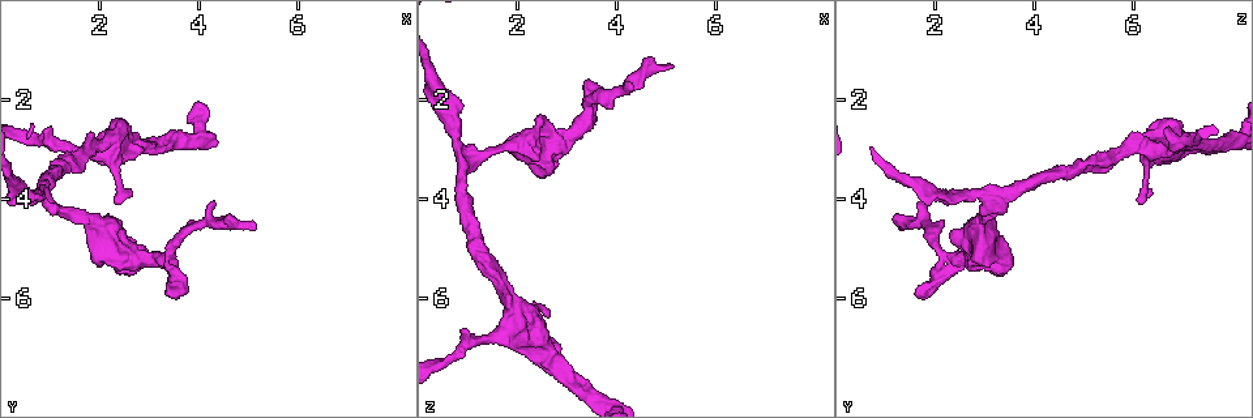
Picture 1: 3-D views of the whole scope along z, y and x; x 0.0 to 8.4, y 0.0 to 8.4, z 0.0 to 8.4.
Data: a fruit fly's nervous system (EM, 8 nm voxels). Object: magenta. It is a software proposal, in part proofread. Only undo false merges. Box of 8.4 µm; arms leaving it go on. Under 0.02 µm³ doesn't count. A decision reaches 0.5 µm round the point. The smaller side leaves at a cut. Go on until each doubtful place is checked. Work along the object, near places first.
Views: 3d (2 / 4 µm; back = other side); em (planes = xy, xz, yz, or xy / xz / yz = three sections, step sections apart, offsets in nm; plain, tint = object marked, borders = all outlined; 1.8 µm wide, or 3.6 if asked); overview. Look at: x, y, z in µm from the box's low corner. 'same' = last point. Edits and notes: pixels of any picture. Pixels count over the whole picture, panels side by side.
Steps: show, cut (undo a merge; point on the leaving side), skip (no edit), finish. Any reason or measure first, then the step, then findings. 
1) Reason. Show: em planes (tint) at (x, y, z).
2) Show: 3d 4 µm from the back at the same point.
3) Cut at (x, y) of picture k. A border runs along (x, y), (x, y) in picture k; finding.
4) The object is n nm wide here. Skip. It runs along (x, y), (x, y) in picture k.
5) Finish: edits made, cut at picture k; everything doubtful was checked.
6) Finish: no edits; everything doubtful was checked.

Branch point. Show: em 3.6 µm planes (tint) at (2.35, 5.00, 2.90).

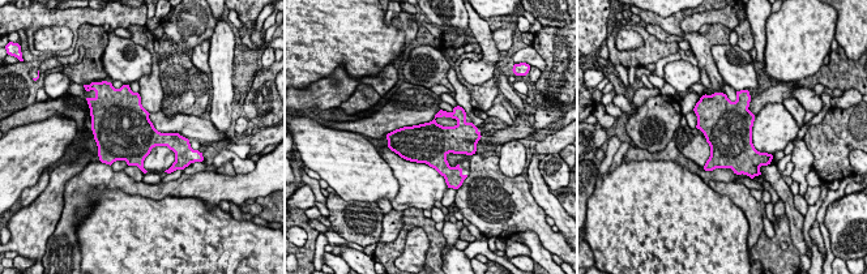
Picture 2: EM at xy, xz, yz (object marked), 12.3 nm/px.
The object is 500 nm wide here. Skip. Continuous, no second cell.

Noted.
Show: em xy step 16 (tint) at (3.35, 5.20, 2.45).

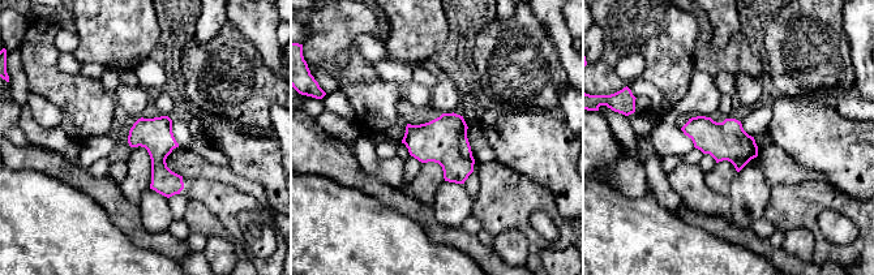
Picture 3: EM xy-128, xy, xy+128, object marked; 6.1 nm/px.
Another direction. Show: em xz step 16 (tint) at the same point.

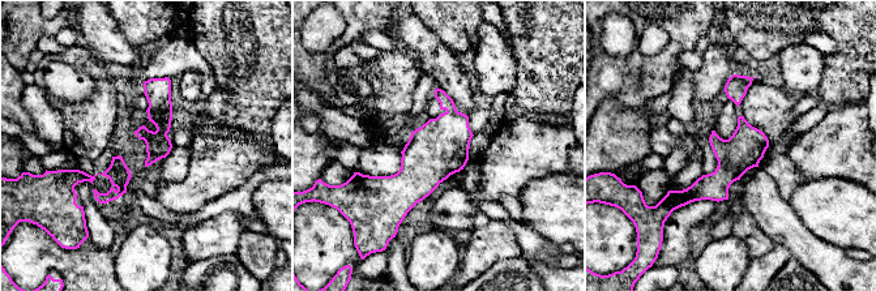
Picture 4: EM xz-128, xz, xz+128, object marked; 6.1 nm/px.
Skip. It runs along (764, 140), (712, 187), (675, 196) in picture 4; continuous, no second cell.

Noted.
Abrupt turn. Show: 3d 2 µm at (1.15, 4.25, 3.20).

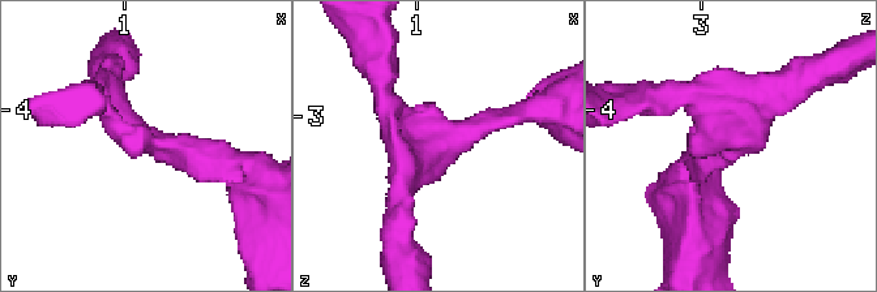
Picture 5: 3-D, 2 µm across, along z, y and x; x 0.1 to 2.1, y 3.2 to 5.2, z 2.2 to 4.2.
3 arms meet here; the arms are 200, 200, 220 nm wide. Show: em yz step 16 (tint) at (1.12, 4.20, 3.18).

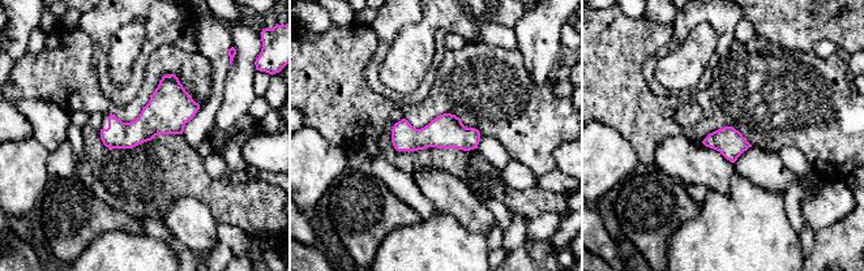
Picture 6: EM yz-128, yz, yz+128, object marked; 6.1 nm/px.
Show: em planes (tint) at the same point.

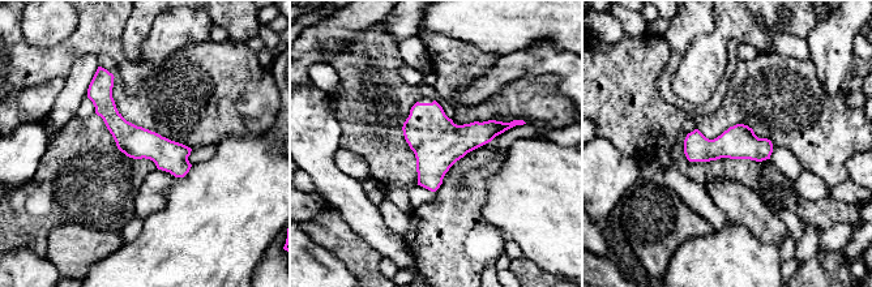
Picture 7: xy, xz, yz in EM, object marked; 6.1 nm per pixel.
Skip. It runs along (103, 80), (110, 115), (180, 174) in picture 7; continuous, no second cell.

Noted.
Sudden change in width. Show: 3d 4 µm at (2.00, 3.05, 6.40).

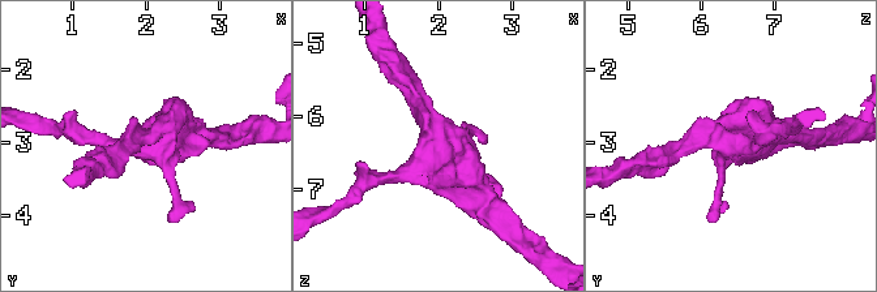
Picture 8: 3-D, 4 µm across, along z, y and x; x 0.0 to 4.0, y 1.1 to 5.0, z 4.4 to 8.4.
Show: em planes (borders) at (1.95, 3.00, 6.35).

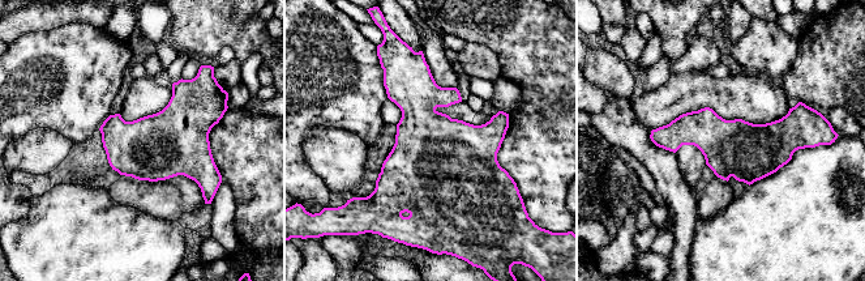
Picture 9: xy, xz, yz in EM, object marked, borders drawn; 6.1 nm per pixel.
Skip. It runs along (654, 133), (801, 136) in picture 9; continuous, no second cell.

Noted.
Finish: no edits; everything doubtful was checked.

